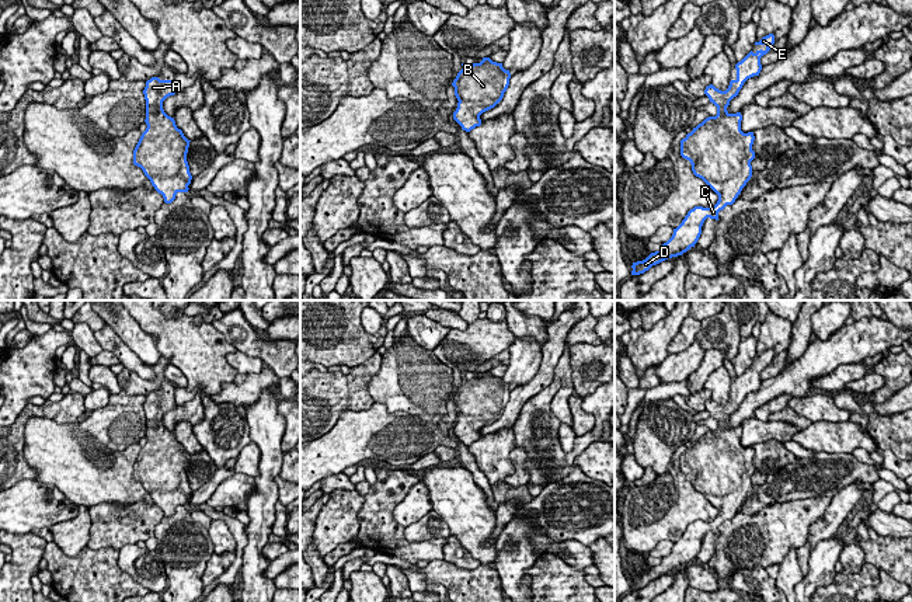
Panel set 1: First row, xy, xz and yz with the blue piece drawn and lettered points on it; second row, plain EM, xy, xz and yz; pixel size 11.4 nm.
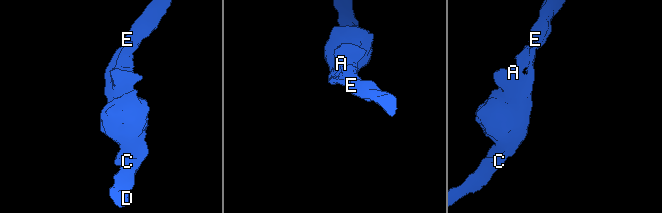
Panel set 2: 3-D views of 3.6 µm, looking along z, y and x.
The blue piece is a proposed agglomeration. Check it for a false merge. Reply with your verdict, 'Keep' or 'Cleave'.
Keep

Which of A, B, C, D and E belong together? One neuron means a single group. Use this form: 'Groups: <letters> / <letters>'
Groups: A B C D E

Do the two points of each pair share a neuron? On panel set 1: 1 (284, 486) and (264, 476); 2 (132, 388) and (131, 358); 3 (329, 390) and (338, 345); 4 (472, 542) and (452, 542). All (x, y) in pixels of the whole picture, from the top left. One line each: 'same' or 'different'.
1: different
2: different
3: different
4: different

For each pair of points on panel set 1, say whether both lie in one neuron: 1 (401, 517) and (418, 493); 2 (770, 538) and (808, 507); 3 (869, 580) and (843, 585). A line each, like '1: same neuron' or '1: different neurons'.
1: same neuron
2: same neuron
3: same neuron

